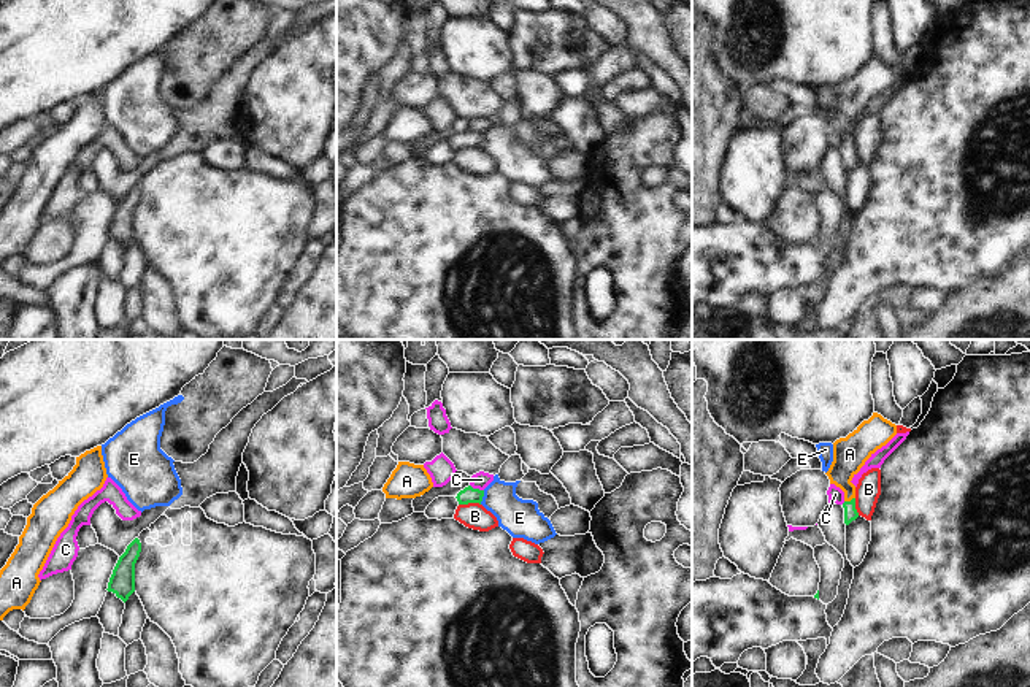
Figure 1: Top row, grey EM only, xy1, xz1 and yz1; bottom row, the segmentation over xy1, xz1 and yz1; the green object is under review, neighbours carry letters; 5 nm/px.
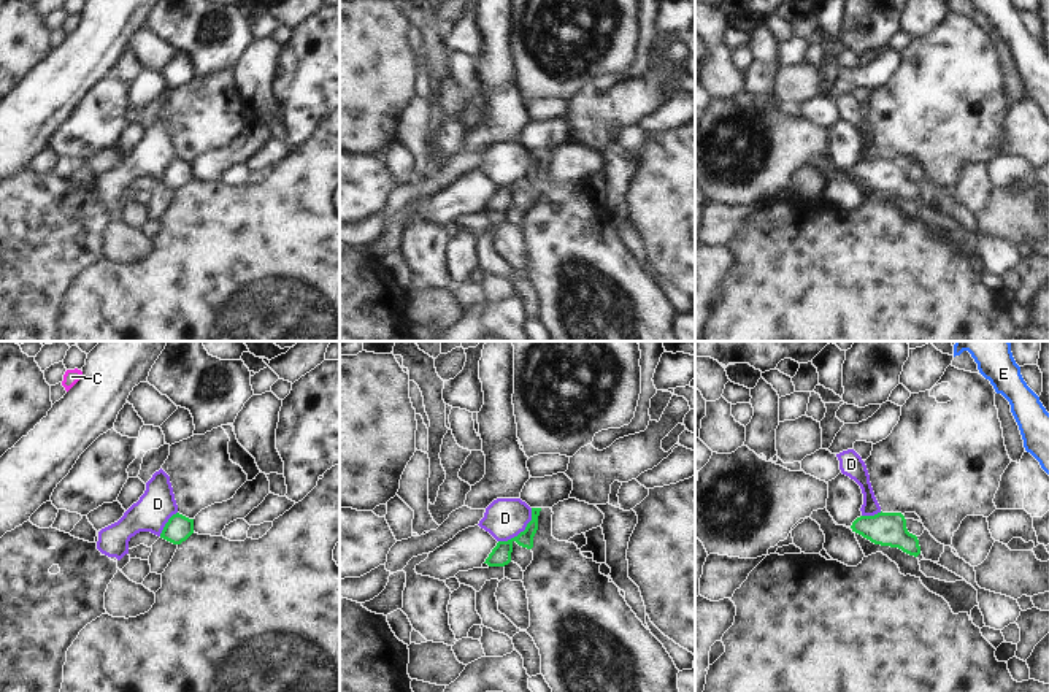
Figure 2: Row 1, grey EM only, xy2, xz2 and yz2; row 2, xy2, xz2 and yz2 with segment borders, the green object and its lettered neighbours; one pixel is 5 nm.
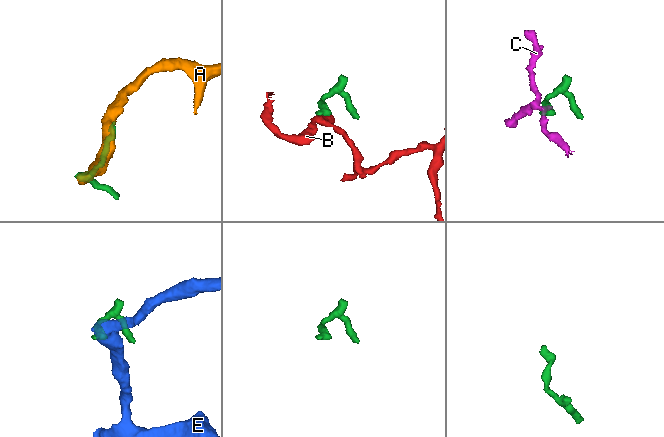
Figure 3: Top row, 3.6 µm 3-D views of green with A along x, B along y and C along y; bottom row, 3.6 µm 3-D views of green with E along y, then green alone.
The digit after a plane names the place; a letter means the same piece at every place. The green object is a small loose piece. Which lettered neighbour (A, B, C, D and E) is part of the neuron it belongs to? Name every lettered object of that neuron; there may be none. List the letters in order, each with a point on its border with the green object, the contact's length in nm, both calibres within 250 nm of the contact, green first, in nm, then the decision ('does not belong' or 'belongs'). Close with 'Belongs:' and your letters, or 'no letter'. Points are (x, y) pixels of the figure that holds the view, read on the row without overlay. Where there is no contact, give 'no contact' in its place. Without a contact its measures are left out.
A: meets green in yz1 at (851, 145); contact 60 nm long; 70 nm thick on the green side, 180 nm on the other; belongs
B: meets green in xz1 at (468, 146); contact 110 nm long; 80 nm thick on the green side, 130 nm on the other; does not belong
C: meets green in xz1 at (476, 134); contact 80 nm long; 80 nm thick on the green side, 90 nm on the other; does not belong
D: meets green in xz2 at (521, 176); contact 240 nm long; 110 nm thick on the green side, 200 nm on the other; does not belong
E: meets green in xz1 at (483, 140); contact 80 nm long; 80 nm thick on the green side, 190 nm on the other; does not belong
Belongs: A

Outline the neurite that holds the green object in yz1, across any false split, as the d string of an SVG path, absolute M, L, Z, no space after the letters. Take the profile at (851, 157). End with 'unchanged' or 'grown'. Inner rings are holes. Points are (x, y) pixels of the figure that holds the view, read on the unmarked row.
M873 57L846 83L833 87L833 106L825 117L830 129L844 136L844 168L849 170L859 162L855 154L855 130L852 122L860 116L865 106L897 79L897 70Z; grown

